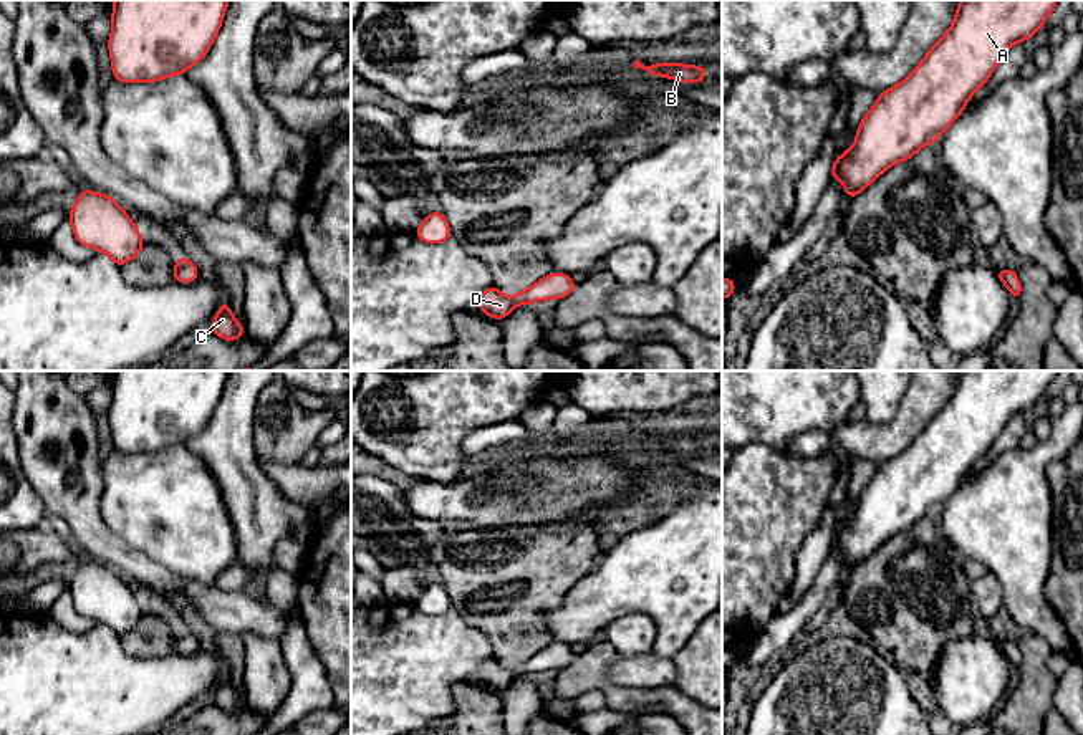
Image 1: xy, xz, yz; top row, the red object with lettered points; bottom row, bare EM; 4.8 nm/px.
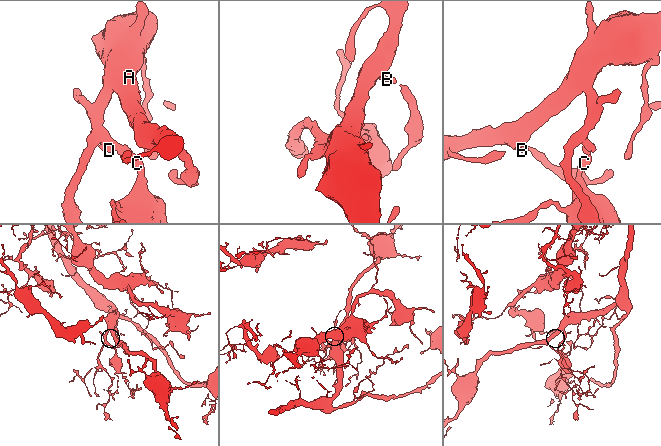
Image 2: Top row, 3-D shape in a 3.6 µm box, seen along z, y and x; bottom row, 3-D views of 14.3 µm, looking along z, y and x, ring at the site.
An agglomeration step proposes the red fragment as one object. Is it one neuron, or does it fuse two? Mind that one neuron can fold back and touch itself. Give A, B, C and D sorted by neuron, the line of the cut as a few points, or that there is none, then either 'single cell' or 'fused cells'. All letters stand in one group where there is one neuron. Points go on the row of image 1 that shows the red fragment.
groups A B C D; cut none; single cell

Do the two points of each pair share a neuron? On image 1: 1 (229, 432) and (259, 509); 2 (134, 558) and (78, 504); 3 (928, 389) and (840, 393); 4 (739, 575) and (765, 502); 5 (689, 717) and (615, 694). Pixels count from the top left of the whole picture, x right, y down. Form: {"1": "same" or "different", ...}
{"1": "same", "2": "same", "3": "different", "4": "same", "5": "same"}

